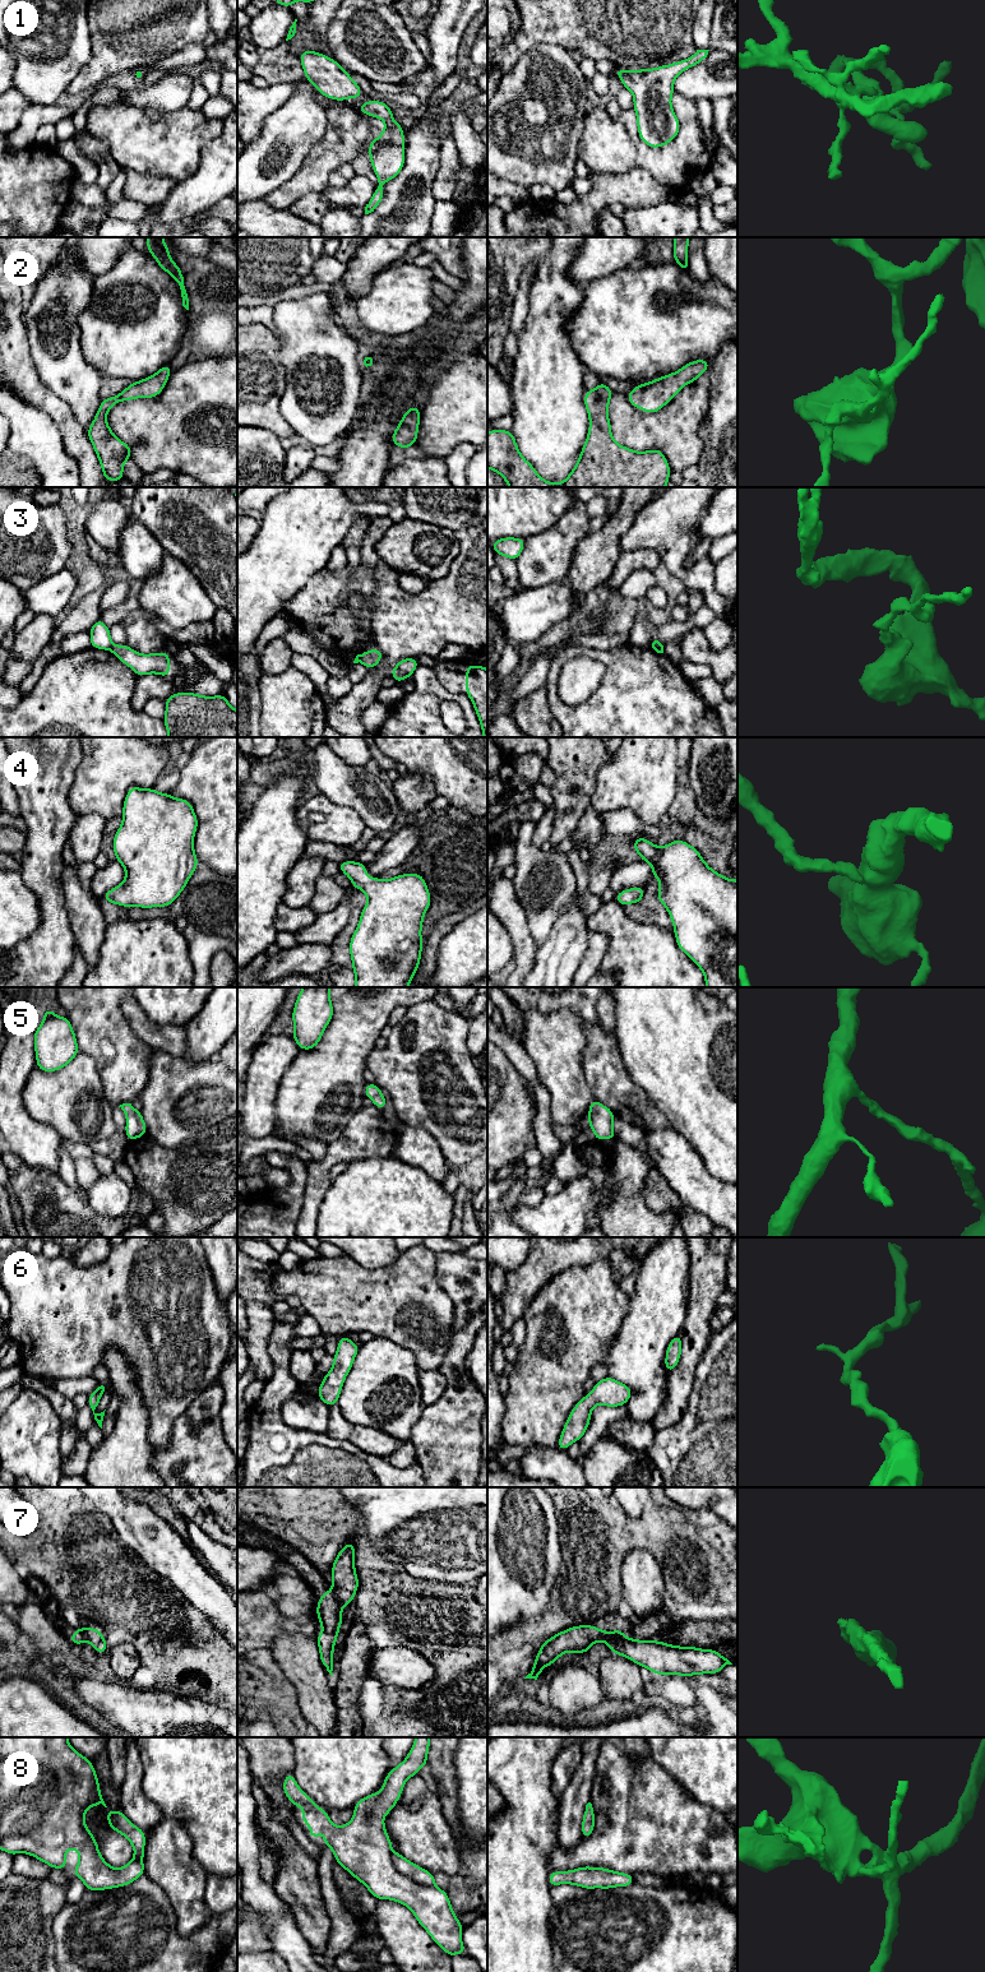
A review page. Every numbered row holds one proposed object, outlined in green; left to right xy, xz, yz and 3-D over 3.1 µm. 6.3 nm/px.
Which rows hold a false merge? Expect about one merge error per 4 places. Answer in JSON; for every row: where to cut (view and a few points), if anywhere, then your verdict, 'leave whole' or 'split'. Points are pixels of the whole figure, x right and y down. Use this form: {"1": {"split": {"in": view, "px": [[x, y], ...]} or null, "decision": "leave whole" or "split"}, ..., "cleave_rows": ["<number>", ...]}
{"1": {"split": null, "decision": "leave whole"}, "2": {"split": null, "decision": "leave whole"}, "3": {"split": {"in": "xy", "px": [[112, 644], [109, 649]]}, "decision": "split"}, "4": {"split": null, "decision": "leave whole"}, "5": {"split": null, "decision": "leave whole"}, "6": {"split": null, "decision": "leave whole"}, "7": {"split": {"in": "xz", "px": [[332, 1589], [342, 1605]]}, "decision": "split"}, "8": {"split": null, "decision": "leave whole"}, "cleave_rows": ["3", "7"]}

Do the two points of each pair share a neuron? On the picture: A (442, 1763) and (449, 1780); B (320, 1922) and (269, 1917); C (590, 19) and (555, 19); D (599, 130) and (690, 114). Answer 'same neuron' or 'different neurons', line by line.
A: same neuron
B: different neurons
C: same neuron
D: same neuron

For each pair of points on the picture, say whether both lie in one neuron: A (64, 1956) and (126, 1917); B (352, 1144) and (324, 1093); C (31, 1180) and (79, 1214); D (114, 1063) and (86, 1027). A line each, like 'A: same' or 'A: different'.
A: same
B: different
C: same
D: same

